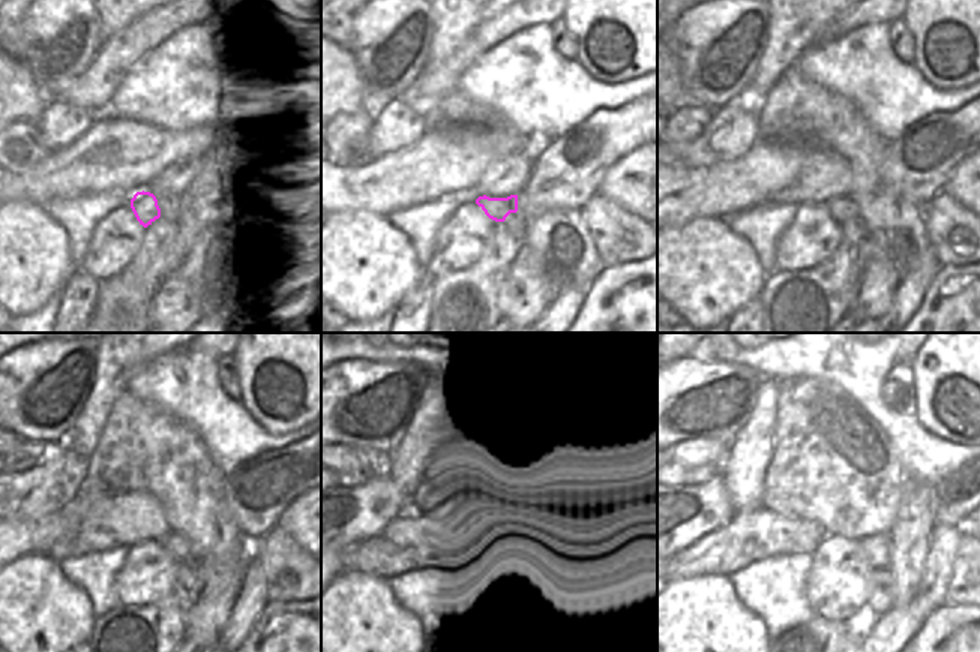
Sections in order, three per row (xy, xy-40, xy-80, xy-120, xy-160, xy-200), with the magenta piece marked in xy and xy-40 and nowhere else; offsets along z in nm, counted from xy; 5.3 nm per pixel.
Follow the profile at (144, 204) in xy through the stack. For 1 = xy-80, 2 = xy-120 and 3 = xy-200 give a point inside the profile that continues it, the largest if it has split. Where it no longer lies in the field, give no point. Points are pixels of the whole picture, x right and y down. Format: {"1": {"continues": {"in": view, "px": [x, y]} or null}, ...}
{"1": {"continues": {"in": "xy-80", "px": [842, 209]}}, "2": {"continues": {"in": "xy-120", "px": [179, 546]}}, "3": {"continues": {"in": "xy-200", "px": [877, 547]}}}

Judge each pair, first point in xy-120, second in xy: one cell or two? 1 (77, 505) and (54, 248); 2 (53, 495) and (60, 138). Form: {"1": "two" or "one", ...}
{"1": "two", "2": "one"}

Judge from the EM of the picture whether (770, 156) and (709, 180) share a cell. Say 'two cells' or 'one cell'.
one cell

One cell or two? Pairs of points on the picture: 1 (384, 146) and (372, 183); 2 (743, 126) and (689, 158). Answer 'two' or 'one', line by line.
1: two
2: one

